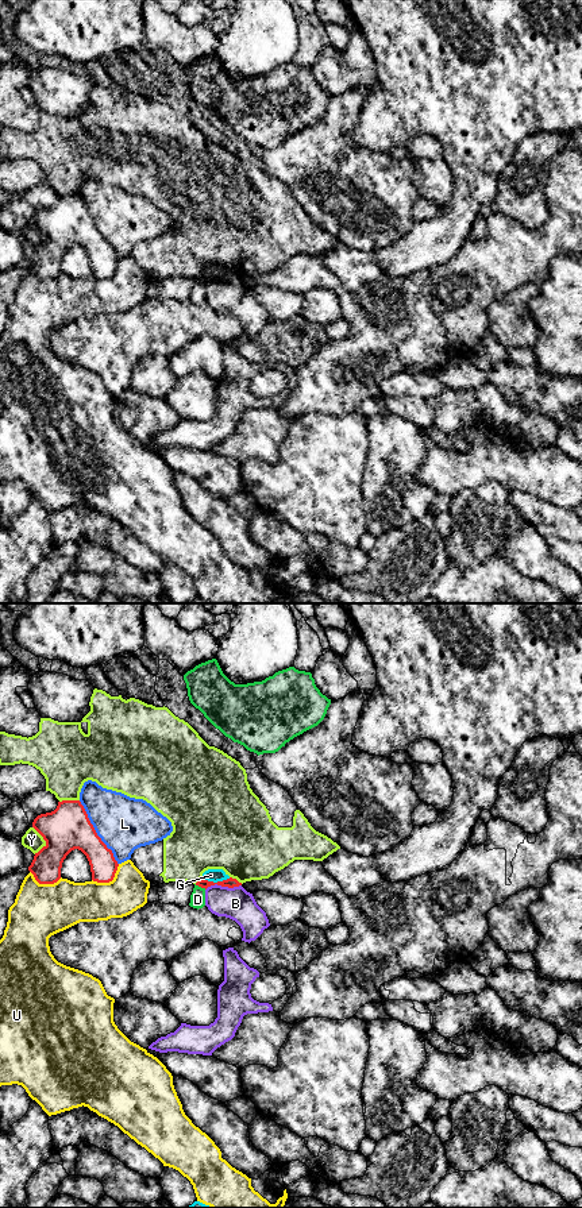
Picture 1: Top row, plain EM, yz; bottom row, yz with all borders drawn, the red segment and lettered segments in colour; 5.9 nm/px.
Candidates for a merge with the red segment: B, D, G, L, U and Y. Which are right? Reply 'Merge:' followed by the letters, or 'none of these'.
Merge: none of these

